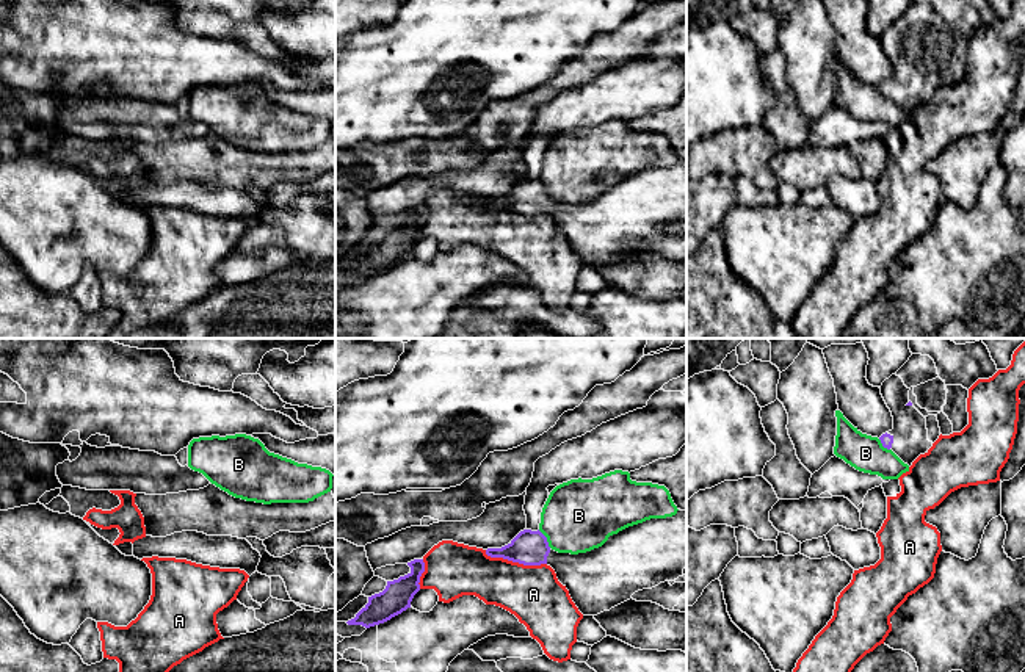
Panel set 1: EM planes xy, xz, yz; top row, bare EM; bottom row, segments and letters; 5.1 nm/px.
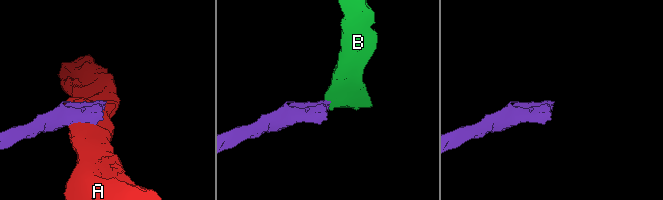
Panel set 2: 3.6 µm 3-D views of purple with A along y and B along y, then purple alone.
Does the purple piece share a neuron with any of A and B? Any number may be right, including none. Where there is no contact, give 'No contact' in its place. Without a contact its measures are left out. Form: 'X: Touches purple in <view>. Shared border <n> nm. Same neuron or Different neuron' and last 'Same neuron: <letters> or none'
A: Touches purple in xz. Shared border 320 nm. Different neuron
B: Touches purple in xz. Shared border 120 nm. Different neuron
Same neuron: none

